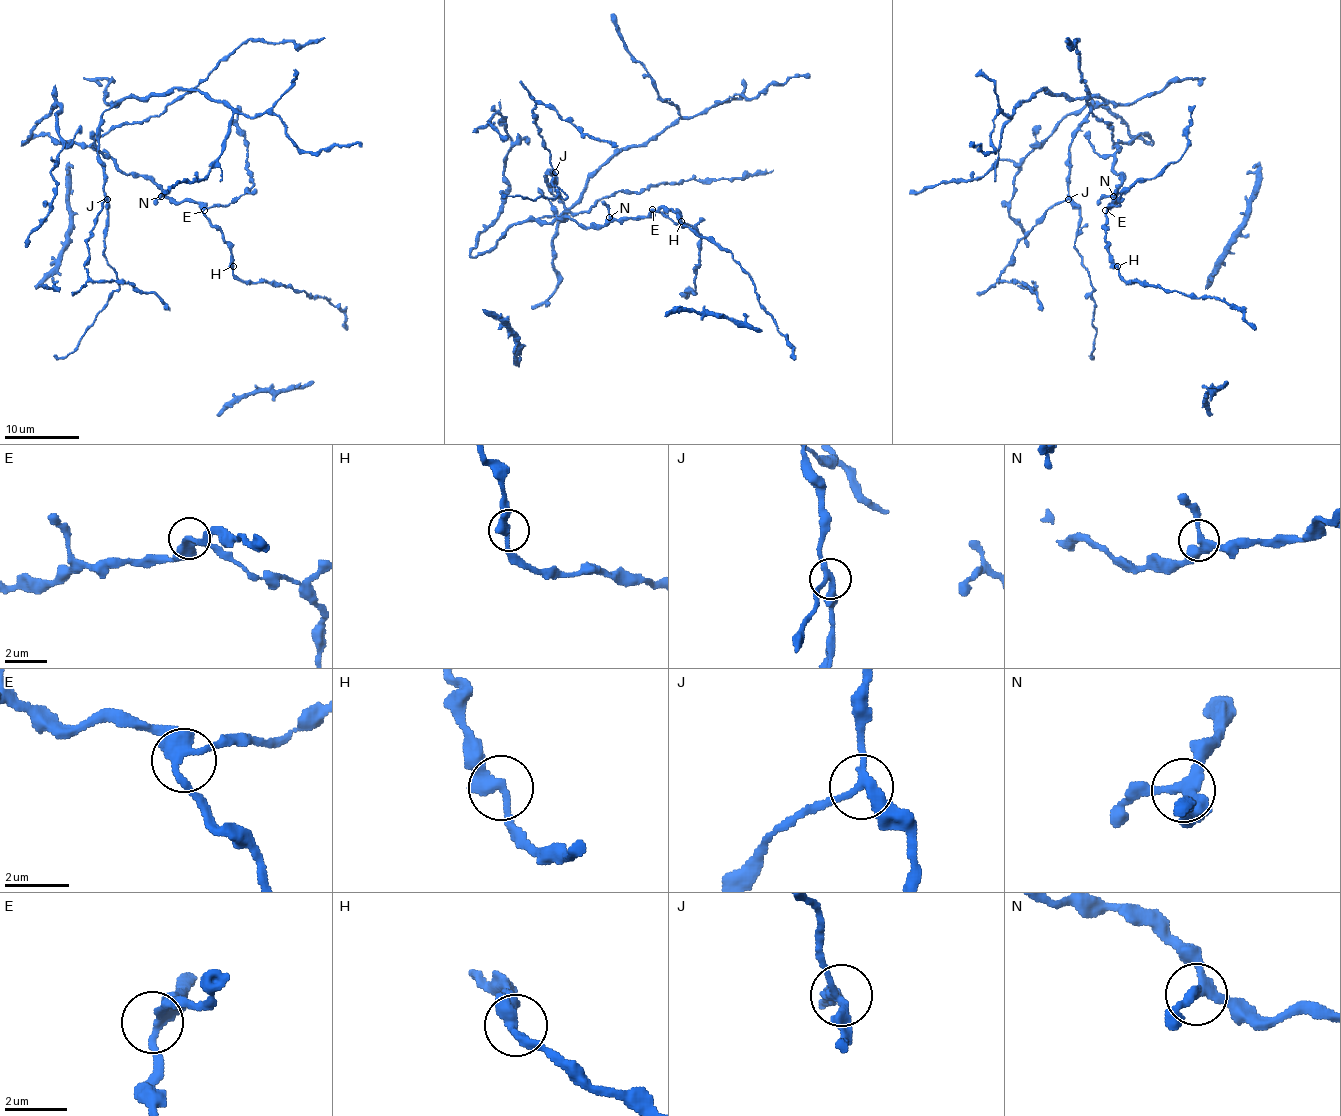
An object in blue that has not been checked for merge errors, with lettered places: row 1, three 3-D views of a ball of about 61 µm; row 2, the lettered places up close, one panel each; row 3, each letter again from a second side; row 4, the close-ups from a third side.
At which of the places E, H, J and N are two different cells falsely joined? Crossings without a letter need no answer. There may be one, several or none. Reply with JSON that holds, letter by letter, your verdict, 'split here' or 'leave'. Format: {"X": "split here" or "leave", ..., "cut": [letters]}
{"E": "leave", "H": "leave", "J": "leave", "N": "leave", "cut": []}

